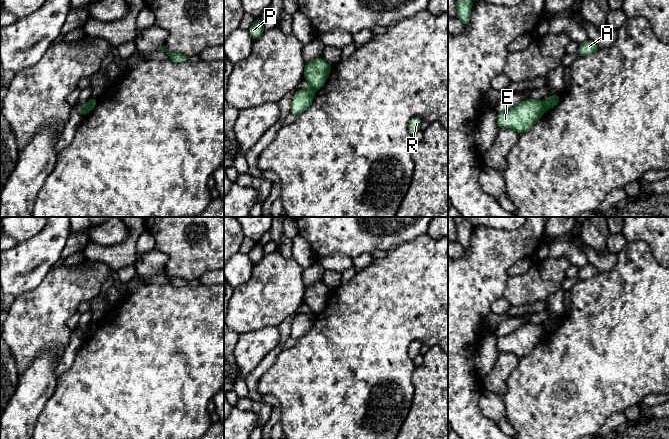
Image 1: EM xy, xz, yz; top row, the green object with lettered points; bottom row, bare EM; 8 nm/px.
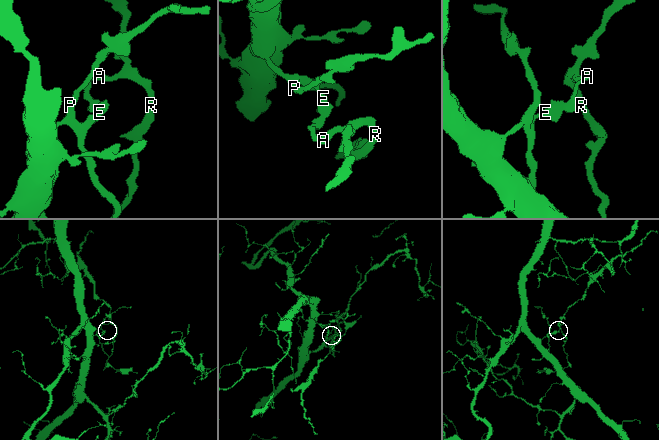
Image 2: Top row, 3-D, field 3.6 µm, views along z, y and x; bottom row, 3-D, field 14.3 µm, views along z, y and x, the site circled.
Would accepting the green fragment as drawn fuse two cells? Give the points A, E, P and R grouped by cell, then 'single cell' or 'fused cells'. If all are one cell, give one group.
A R / E P | fused cells

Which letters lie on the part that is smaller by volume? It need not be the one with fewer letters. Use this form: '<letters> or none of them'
A, R

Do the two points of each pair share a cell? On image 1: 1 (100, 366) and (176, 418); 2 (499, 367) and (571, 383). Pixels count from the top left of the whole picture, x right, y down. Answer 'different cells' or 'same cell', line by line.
1: same cell
2: different cells

